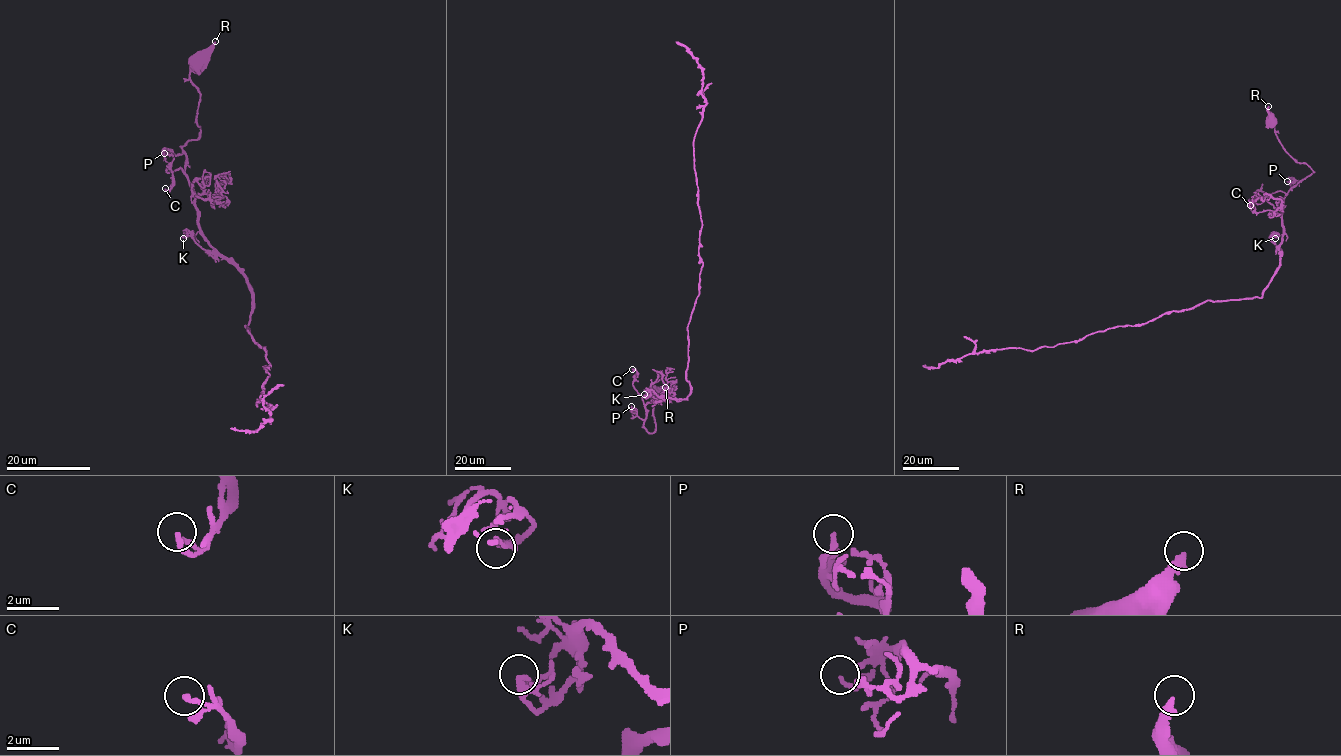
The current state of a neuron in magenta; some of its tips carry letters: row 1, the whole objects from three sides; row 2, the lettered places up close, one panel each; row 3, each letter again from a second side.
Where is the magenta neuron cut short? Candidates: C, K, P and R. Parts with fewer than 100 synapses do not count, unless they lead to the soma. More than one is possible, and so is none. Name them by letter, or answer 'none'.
none

